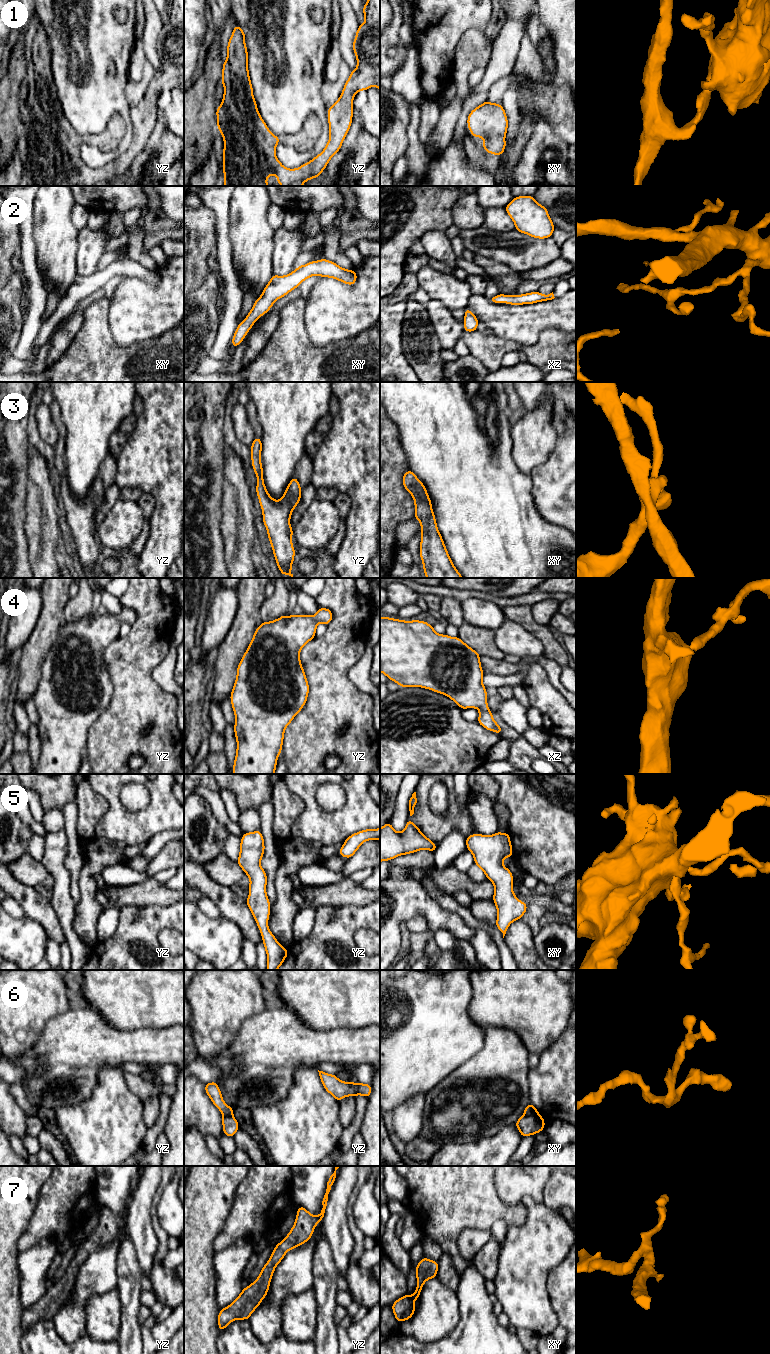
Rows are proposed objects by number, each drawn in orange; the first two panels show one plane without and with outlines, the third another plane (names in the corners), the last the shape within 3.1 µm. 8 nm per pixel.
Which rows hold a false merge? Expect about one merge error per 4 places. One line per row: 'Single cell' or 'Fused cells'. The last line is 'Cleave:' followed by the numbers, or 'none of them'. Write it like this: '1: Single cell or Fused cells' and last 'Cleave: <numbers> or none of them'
1: Single cell
2: Single cell
3: Single cell
4: Single cell
5: Single cell
6: Fused cells
7: Single cell
Cleave: 6

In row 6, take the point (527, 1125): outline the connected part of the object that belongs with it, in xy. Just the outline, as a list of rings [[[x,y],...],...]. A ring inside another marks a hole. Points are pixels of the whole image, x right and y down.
[[[539,1114],[522,1115],[515,1123],[522,1137],[535,1135],[544,1130],[545,1121]]]

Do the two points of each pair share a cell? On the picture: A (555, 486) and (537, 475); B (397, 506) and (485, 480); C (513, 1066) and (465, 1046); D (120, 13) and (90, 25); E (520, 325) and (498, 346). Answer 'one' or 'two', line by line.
A: one
B: two
C: two
D: two
E: two

